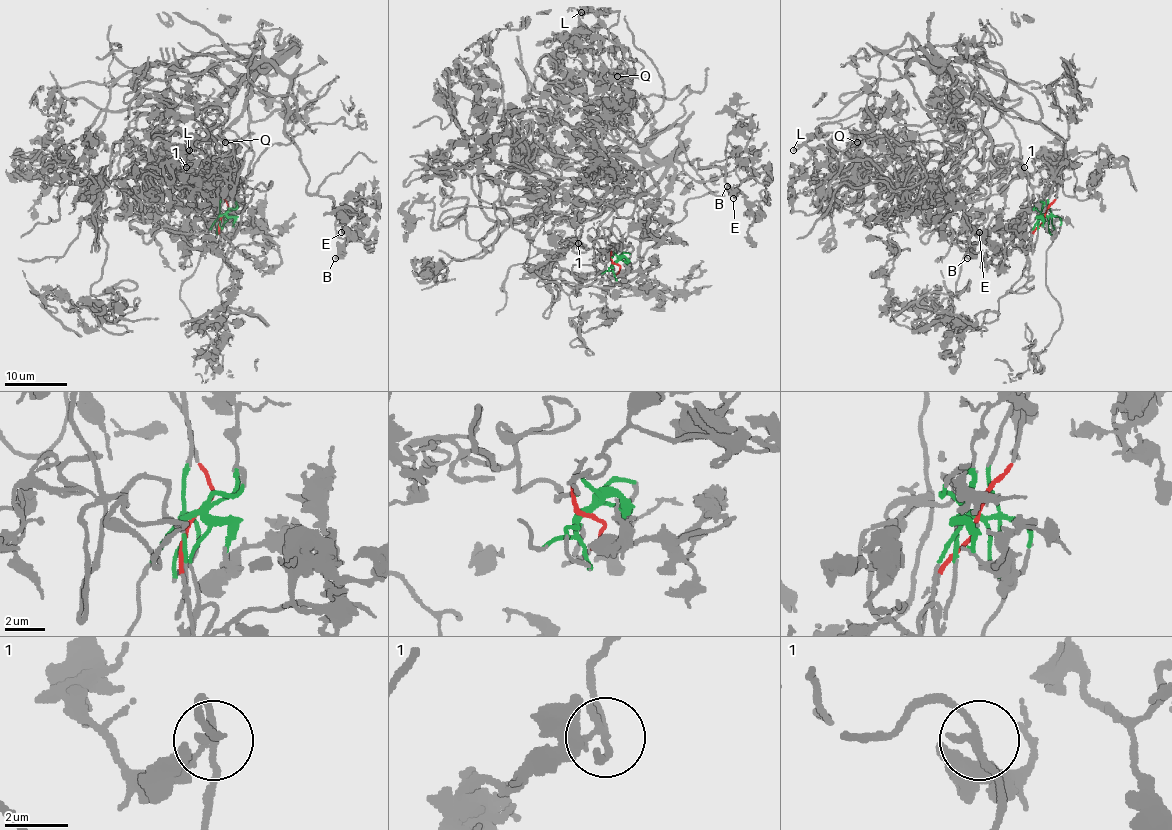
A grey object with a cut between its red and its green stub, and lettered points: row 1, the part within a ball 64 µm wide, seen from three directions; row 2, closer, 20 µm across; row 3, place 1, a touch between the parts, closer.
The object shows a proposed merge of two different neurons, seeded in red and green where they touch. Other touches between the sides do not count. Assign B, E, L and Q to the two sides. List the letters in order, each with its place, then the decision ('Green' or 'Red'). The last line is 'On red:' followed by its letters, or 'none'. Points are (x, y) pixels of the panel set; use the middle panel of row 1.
B: Place: (727, 186). Red
E: Place: (733, 198). Red
L: Place: (581, 12). Green
Q: Place: (617, 76). Green
On red: B, E

